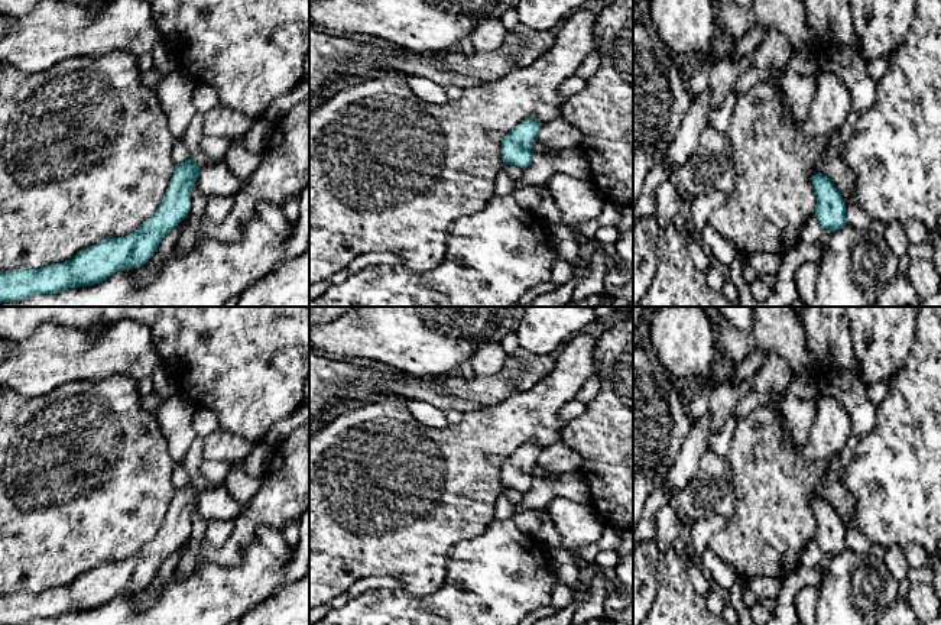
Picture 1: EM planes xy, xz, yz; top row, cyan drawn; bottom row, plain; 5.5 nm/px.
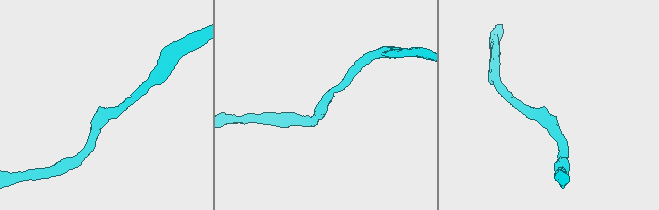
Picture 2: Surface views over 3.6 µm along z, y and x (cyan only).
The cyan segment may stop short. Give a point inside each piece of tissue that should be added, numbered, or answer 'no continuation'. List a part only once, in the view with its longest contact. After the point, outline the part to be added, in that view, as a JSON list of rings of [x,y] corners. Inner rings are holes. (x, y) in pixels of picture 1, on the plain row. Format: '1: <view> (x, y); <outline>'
no continuation

